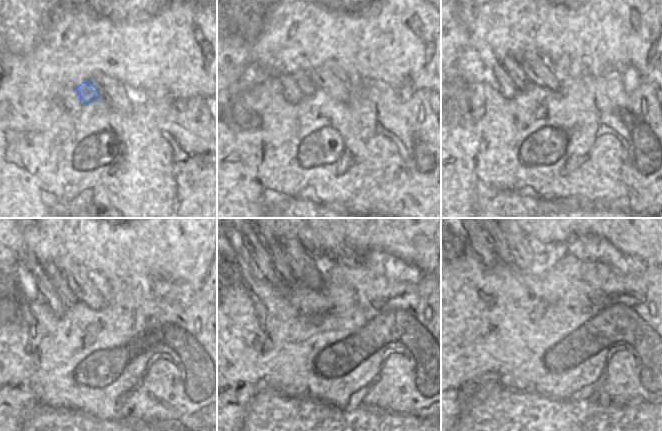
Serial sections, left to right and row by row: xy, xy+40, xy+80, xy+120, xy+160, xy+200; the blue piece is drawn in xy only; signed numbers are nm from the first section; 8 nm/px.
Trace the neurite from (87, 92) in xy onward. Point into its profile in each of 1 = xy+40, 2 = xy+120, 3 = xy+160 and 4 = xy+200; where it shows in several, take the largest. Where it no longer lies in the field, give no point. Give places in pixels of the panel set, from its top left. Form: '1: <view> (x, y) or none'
1: xy+40 (302, 80)
2: xy+120 (67, 296)
3: xy+160 (261, 255)
4: xy+200 (482, 248)

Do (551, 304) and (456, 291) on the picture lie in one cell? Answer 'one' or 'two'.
one

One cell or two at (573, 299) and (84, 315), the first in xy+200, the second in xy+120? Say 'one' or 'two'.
one

